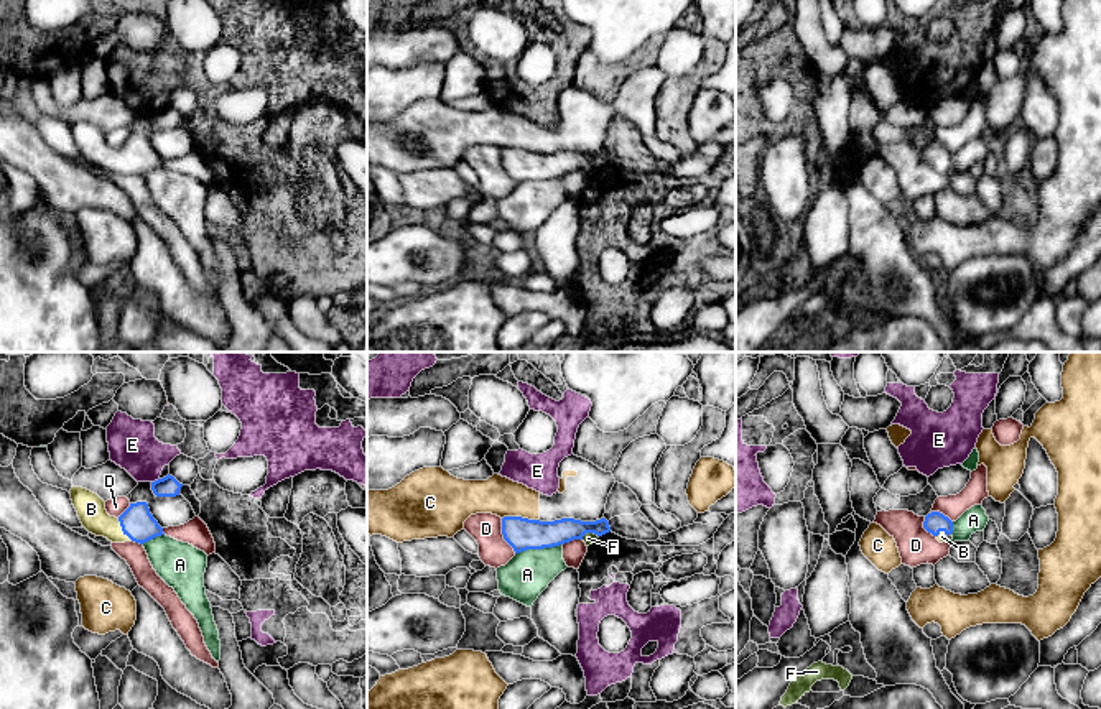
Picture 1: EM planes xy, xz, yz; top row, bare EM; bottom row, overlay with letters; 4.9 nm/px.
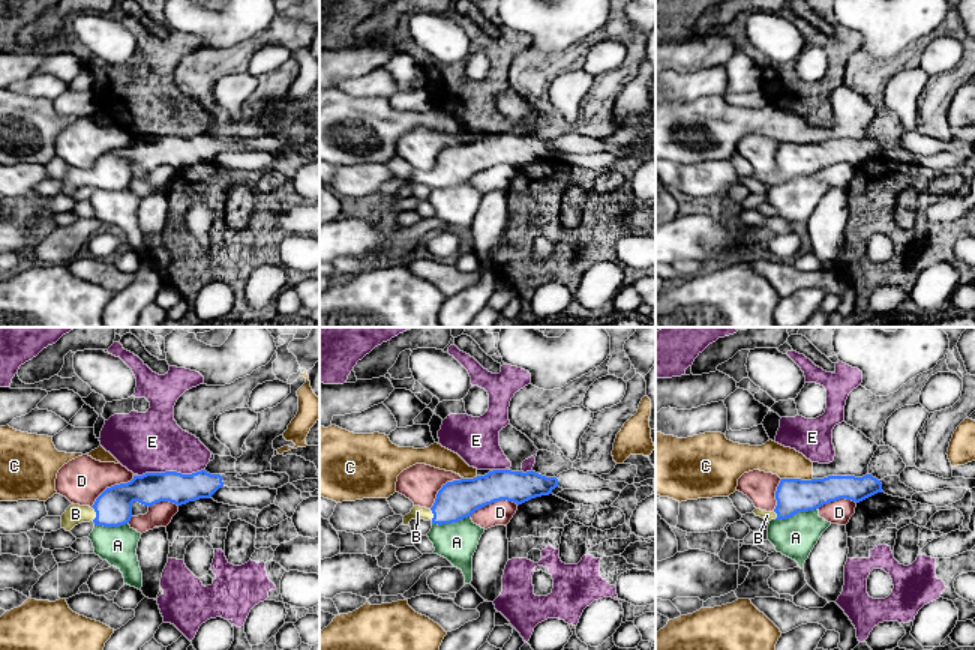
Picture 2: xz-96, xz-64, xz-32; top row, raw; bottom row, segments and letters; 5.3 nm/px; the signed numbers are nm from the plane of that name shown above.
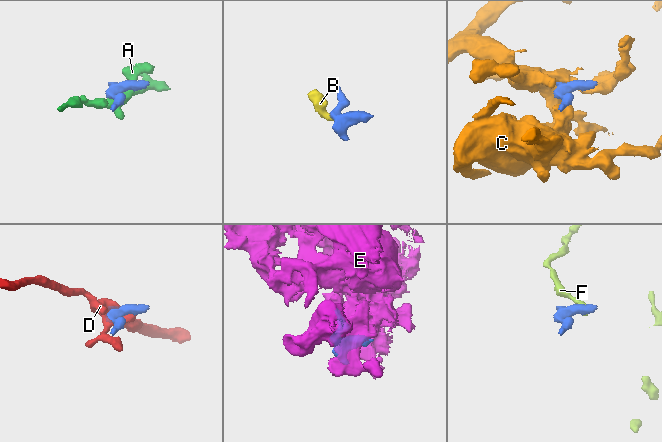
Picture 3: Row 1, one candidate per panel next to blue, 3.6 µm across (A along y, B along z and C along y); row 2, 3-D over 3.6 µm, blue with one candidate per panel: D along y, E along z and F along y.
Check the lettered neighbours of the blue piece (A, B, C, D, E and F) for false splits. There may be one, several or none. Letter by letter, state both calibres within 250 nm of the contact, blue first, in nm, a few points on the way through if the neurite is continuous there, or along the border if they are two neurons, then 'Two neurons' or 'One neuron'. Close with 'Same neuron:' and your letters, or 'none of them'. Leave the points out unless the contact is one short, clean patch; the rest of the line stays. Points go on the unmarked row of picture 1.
A: Thickness 160 nm (blue) against 220 nm. Two neurons
B: Thickness 160 nm (blue) against 140 nm. Path across: xy (137, 153), (122, 162), (111, 160), (91, 140). One neuron
C: Thickness 160 nm (blue) against 190 nm. Two neurons
D: Thickness 160 nm (blue) against 160 nm. Two neurons
E: Thickness 100 nm (blue) against 240 nm. Two neurons
F: Thickness 140 nm (blue) against 60 nm. Boundary: xz (598, 166), (586, 165), (581, 170). Two neurons
Same neuron: B

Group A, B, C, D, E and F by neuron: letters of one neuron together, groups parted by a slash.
A / B / C / D / E / F

